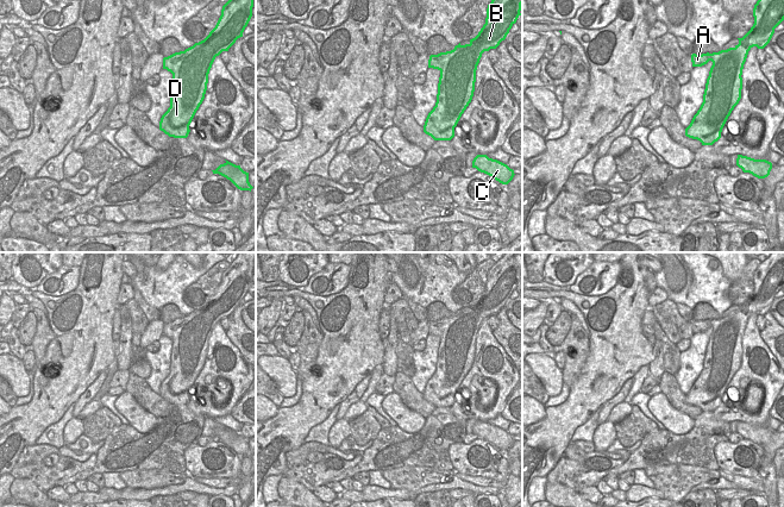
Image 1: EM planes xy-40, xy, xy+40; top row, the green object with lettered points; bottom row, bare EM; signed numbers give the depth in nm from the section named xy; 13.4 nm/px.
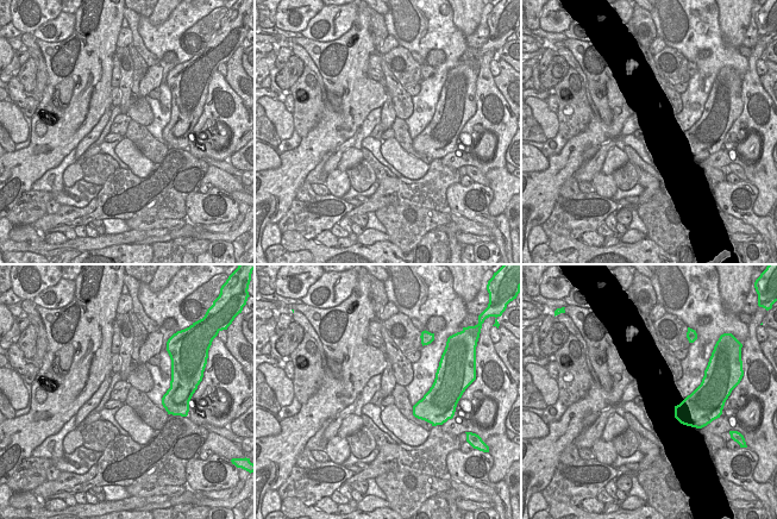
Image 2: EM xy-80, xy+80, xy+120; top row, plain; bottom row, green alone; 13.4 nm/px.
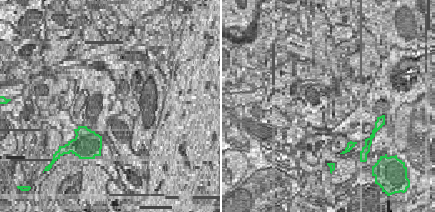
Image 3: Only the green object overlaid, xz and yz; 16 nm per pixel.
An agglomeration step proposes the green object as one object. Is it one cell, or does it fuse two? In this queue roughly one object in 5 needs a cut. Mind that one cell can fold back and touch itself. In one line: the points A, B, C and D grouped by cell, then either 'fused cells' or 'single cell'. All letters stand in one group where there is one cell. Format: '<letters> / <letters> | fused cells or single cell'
A B C D | single cell

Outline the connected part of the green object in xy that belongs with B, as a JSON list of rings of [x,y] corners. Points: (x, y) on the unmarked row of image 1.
[[[506,252],[487,275],[485,290],[469,311],[431,321],[428,334],[440,338],[437,369],[424,399],[434,407],[451,407],[462,381],[472,367],[476,337],[484,318],[496,315],[521,282],[522,252]]]

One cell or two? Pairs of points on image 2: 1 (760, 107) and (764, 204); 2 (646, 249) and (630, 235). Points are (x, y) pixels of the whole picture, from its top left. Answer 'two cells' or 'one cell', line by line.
1: one cell
2: two cells

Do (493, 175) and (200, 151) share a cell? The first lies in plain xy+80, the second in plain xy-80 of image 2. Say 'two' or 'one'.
one

